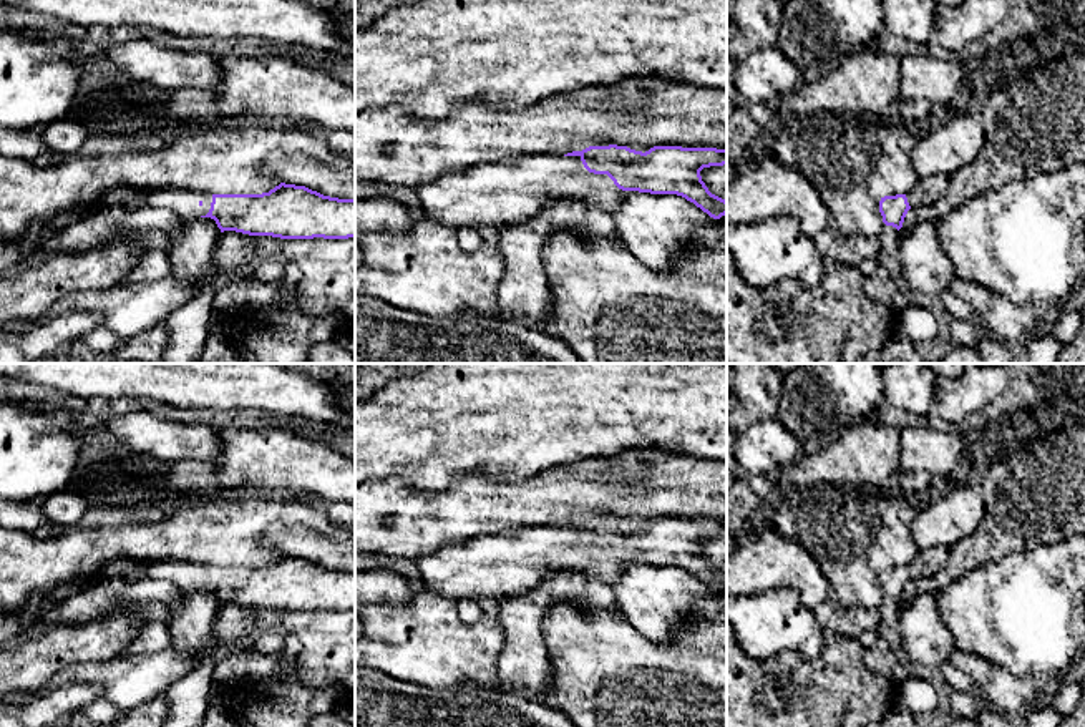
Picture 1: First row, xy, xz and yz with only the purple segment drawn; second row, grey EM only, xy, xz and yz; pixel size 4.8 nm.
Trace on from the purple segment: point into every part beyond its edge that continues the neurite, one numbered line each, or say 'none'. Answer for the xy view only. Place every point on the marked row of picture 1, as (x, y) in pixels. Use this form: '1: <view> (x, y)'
1: xy (184, 203)

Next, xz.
1: xz (498, 195)

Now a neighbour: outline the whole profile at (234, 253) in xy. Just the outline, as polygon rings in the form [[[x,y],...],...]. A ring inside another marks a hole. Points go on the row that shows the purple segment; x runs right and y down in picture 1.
[[[224,231],[214,246],[214,266],[217,274],[227,279],[251,272],[257,257],[257,244],[252,236]]]

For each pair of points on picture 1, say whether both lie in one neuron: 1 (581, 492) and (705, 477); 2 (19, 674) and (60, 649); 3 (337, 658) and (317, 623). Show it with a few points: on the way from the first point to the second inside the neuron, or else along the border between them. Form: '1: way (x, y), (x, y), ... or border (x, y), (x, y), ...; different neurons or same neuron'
1: way (613, 492), (621, 500), (646, 500), (674, 488); same neuron
2: way (29, 668), (50, 653); same neuron
3: way (337, 649), (322, 631); same neuron

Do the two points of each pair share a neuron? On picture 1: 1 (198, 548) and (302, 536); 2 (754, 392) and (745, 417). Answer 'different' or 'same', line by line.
1: different
2: same

